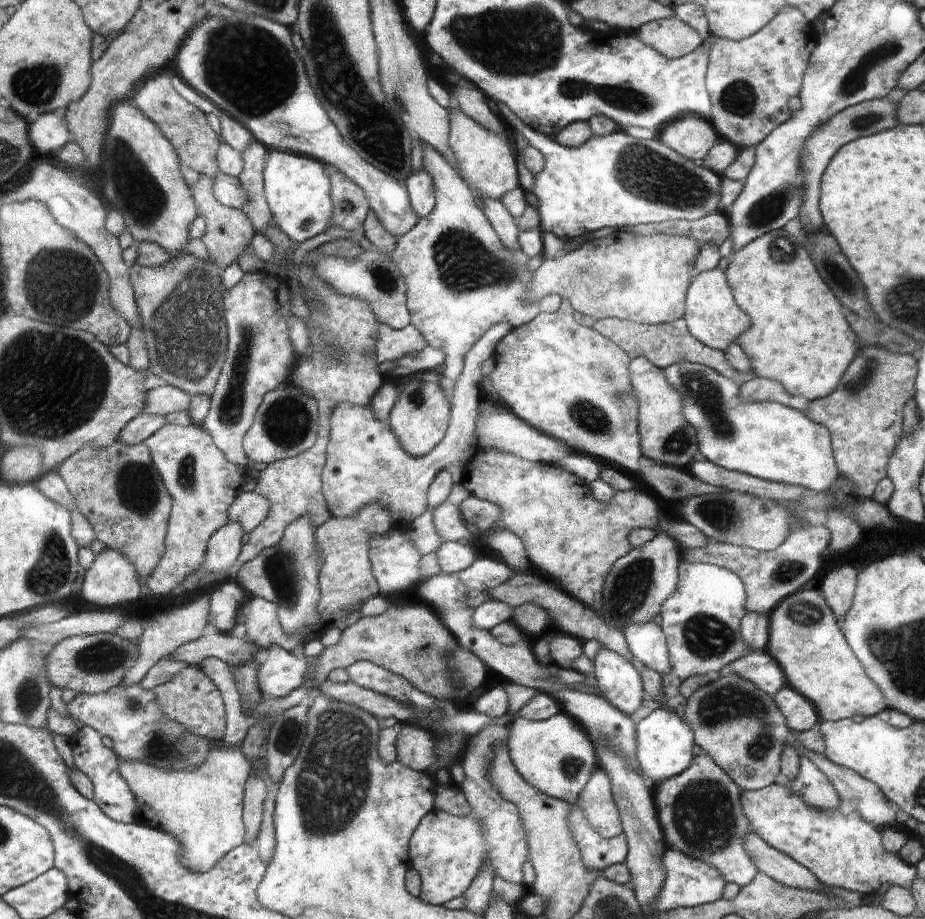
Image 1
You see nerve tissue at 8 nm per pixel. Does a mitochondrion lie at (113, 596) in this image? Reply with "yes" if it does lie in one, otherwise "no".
no

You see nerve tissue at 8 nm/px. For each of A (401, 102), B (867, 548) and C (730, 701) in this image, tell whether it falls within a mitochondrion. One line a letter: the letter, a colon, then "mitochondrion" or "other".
A: mitochondrion
B: other
C: mitochondrion

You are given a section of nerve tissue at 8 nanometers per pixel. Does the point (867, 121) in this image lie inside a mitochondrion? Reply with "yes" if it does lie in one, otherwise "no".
yes

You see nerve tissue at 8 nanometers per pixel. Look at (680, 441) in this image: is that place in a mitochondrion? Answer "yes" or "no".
yes

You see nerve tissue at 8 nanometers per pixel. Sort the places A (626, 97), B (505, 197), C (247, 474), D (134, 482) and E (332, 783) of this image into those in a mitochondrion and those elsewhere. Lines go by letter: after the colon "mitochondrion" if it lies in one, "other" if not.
A: mitochondrion
B: other
C: other
D: mitochondrion
E: mitochondrion

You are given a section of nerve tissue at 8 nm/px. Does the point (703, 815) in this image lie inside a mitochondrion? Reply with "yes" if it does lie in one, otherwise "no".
yes

